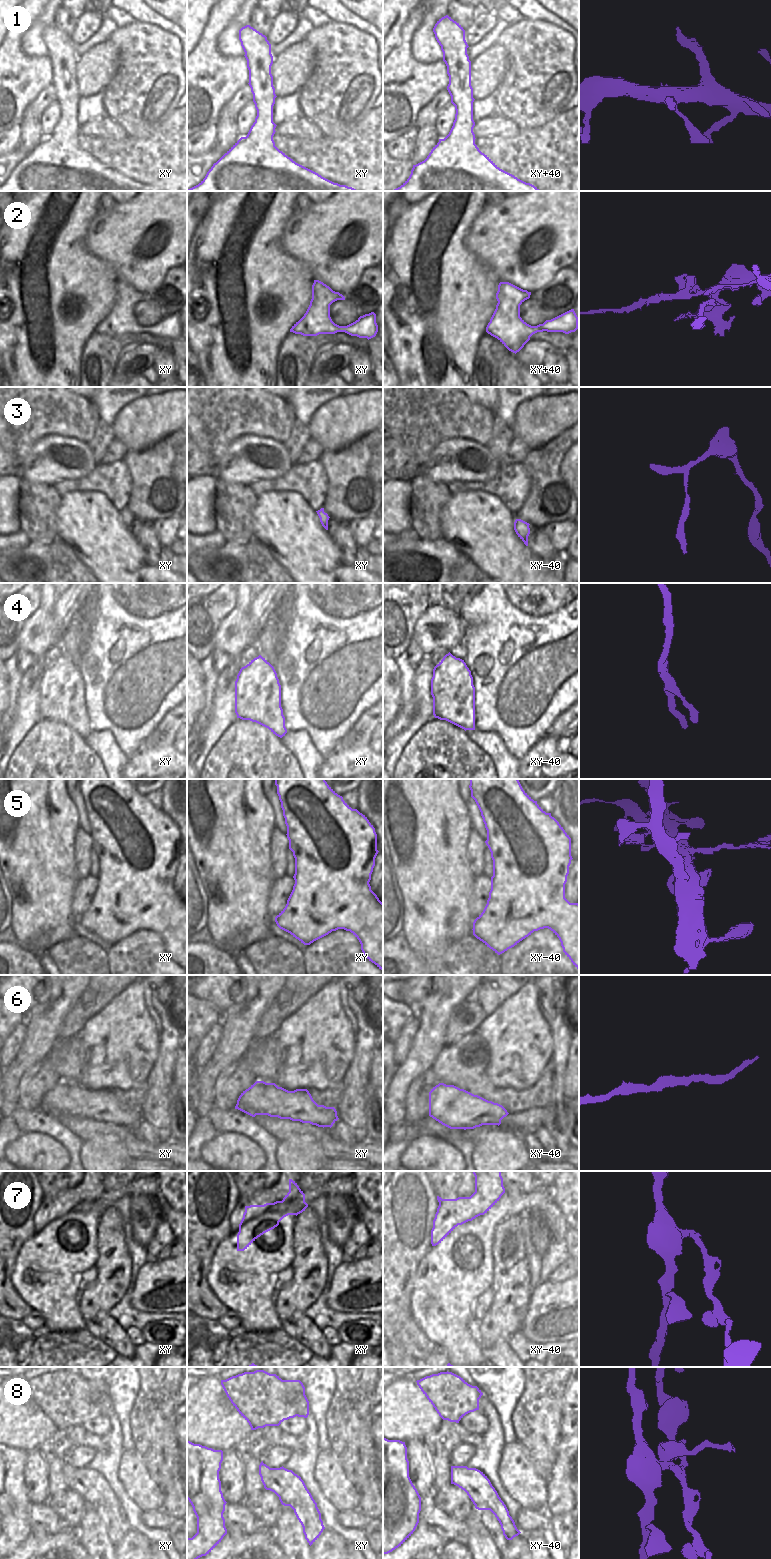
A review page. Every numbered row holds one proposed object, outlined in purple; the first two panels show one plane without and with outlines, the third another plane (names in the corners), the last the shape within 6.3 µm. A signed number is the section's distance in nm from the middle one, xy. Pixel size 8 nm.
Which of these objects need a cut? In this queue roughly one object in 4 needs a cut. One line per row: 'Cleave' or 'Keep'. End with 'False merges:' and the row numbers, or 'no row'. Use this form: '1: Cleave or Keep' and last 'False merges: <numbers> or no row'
1: Keep
2: Cleave
3: Keep
4: Keep
5: Keep
6: Keep
7: Keep
8: Cleave
False merges: 2, 8

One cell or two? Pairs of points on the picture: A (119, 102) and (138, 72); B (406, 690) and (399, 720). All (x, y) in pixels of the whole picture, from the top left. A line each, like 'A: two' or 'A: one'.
A: one
B: one

